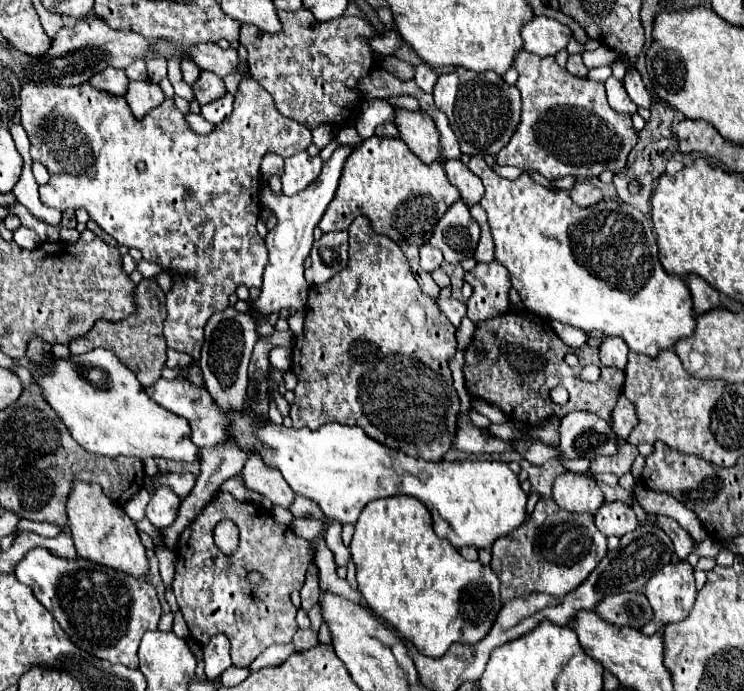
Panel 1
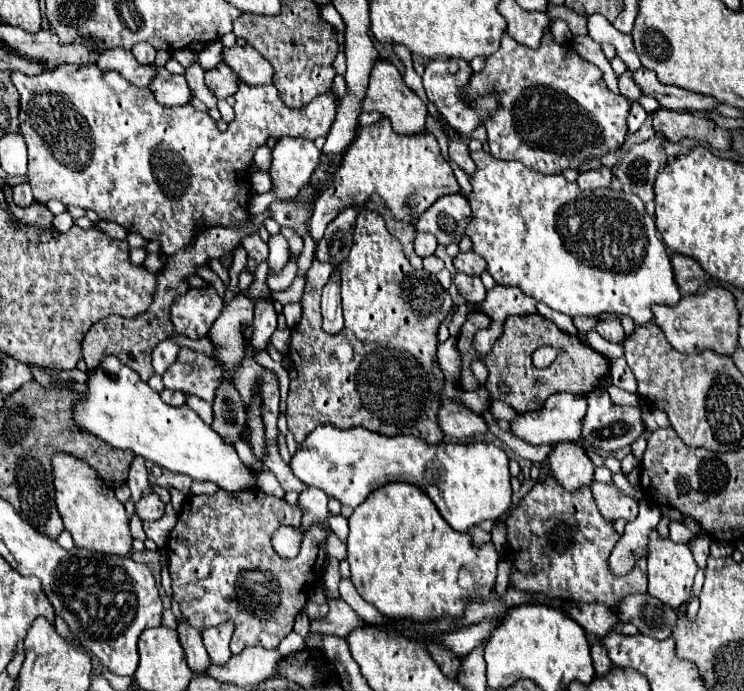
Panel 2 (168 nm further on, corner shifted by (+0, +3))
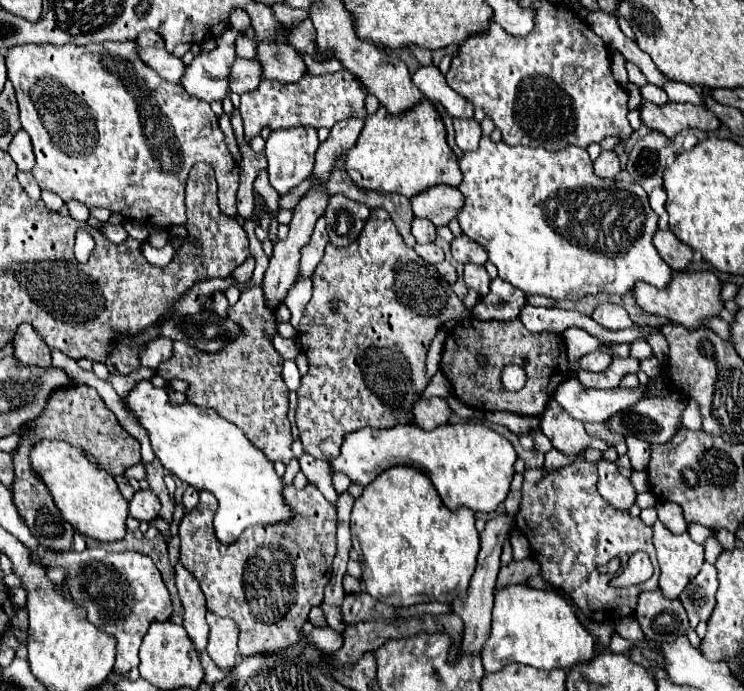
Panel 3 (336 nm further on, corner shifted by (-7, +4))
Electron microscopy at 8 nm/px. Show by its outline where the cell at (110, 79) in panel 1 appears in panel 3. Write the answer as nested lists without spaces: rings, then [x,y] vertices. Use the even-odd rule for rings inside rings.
[[[147,47],[147,49],[139,49],[139,55],[143,55],[143,61],[153,67],[163,79],[171,81],[171,83],[179,83],[183,73],[185,73],[185,63],[175,57],[173,53],[161,49],[161,47]]]

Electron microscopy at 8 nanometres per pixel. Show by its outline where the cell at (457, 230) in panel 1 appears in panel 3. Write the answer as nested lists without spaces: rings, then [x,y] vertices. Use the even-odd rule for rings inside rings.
[[[433,185],[427,191],[421,191],[411,197],[413,213],[427,217],[435,227],[447,225],[463,205],[463,195],[457,187]]]

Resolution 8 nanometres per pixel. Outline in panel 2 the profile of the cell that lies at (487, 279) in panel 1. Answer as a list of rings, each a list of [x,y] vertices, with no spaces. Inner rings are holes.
[[[460,252],[456,258],[454,258],[454,266],[458,272],[464,272],[464,274],[470,274],[470,276],[480,276],[482,272],[486,272],[486,262],[484,258],[480,258],[478,254],[474,252]]]

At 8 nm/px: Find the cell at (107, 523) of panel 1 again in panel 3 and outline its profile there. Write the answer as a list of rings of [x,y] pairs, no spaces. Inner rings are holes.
[[[41,439],[31,447],[29,459],[31,459],[31,469],[45,483],[57,509],[75,527],[75,531],[97,541],[123,539],[127,531],[125,519],[129,515],[127,501],[121,497],[113,475],[109,475],[103,467],[99,467],[97,461],[91,459],[91,455],[87,455],[77,447],[71,447],[65,441]]]

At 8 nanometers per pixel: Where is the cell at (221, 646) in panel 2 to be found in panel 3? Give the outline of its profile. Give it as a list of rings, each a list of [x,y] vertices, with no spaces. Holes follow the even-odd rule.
[[[207,611],[207,625],[209,625],[207,653],[223,671],[227,671],[237,661],[239,629],[235,627],[233,619],[217,617],[211,611]]]

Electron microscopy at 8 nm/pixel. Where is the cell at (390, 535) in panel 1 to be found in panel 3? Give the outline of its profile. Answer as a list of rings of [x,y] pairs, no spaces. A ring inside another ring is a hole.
[[[389,467],[363,489],[351,511],[351,533],[353,549],[359,551],[363,567],[361,579],[365,583],[365,591],[371,597],[383,599],[384,603],[394,607],[407,608],[434,600],[451,603],[457,596],[465,595],[467,583],[471,581],[477,565],[479,533],[475,529],[473,511],[467,507],[459,507],[457,511],[445,507],[427,473],[415,467]]]

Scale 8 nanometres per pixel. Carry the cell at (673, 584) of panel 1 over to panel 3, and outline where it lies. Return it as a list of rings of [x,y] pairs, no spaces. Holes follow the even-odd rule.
[[[659,519],[653,525],[653,545],[661,567],[659,587],[669,599],[677,599],[703,565],[703,545],[695,543],[689,533],[671,533]]]

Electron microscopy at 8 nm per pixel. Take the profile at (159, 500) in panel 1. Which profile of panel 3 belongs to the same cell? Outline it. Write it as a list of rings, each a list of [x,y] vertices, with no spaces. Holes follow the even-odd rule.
[[[137,491],[129,501],[129,515],[133,515],[139,521],[151,523],[153,519],[157,519],[159,509],[161,503],[153,491]]]

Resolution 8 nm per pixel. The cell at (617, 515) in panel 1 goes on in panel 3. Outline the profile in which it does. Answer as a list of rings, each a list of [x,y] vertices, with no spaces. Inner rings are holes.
[[[599,459],[597,467],[599,467],[597,487],[601,497],[615,509],[629,509],[635,503],[635,489],[631,481],[625,475],[621,475],[615,463],[607,459]]]

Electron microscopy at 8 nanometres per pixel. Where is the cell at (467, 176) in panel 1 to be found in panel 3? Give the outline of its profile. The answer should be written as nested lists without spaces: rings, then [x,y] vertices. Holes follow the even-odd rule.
[[[469,117],[469,119],[453,119],[453,127],[455,127],[455,141],[461,149],[465,151],[473,151],[479,145],[481,139],[481,125]]]

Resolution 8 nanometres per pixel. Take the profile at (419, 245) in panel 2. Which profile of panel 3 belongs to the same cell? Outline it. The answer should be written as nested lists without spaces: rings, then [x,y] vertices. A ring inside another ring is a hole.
[[[415,217],[411,221],[411,231],[413,231],[413,237],[419,243],[431,243],[437,237],[435,235],[435,225],[429,219],[421,219],[421,217]]]

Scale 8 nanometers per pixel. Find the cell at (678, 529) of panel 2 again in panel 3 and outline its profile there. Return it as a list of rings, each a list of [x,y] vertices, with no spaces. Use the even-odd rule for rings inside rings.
[[[713,535],[713,537],[709,537],[709,539],[705,541],[705,559],[713,565],[721,553],[723,553],[721,543],[715,539],[715,535]]]

